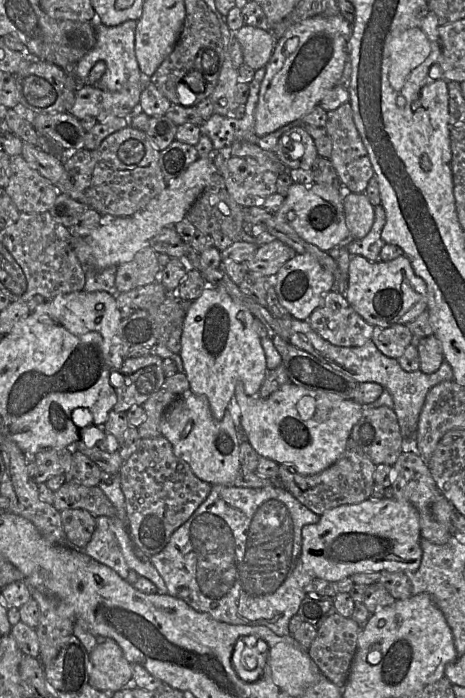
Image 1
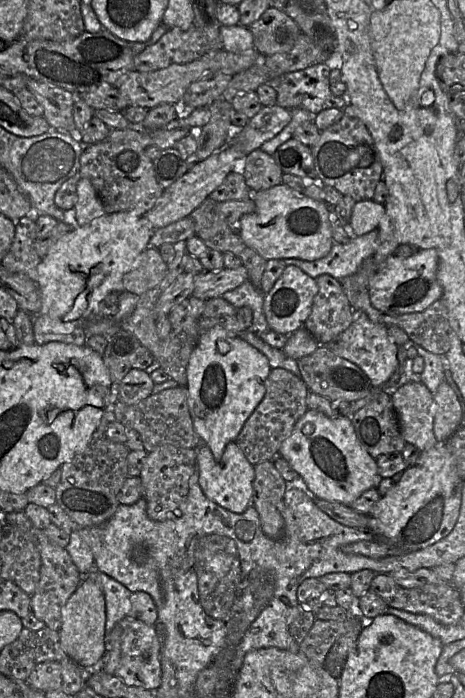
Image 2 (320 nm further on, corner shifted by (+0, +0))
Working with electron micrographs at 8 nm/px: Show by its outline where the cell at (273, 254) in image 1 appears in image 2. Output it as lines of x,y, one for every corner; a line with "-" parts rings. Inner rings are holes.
243,265
235,269
224,267
218,271
204,271
195,277
192,296
204,301
221,297
248,280
248,273

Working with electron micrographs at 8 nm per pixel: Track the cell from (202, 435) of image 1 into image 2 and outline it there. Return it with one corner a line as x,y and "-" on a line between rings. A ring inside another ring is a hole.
235,441
225,446
219,462
215,460
210,448
204,442
200,442
195,451
199,485
209,500
237,514
243,513
250,505
253,505
254,466
248,462

